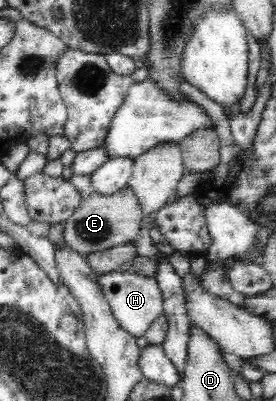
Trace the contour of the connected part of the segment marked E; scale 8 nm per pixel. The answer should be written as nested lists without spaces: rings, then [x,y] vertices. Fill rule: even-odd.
[[[129,187],[112,195],[100,195],[96,192],[83,197],[79,208],[65,221],[62,227],[62,236],[65,244],[82,256],[102,252],[132,243],[141,233],[144,214],[137,202],[136,195]]]

